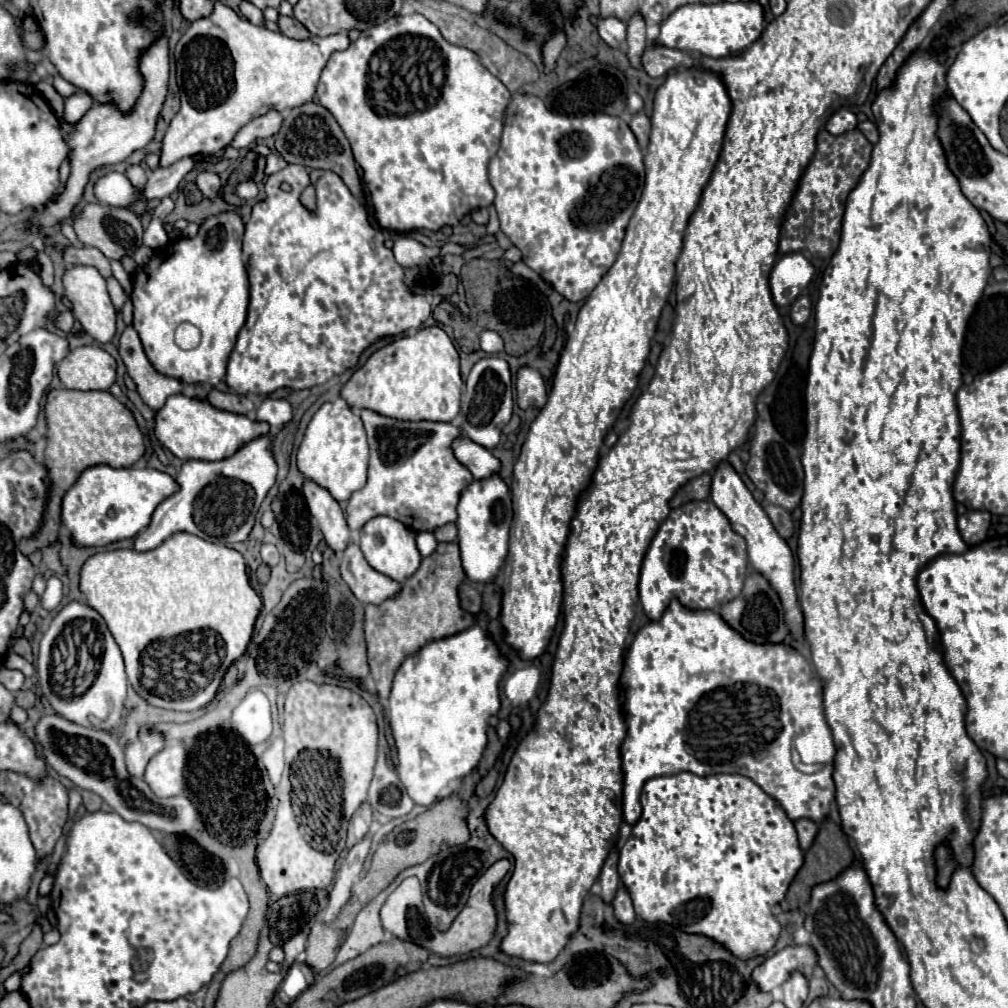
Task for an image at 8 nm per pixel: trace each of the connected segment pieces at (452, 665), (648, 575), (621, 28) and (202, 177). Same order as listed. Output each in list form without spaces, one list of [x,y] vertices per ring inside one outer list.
[[[479,625],[429,641],[405,657],[389,695],[389,725],[397,745],[397,773],[415,803],[433,805],[451,781],[477,767],[487,747],[487,721],[501,709],[499,681],[507,667],[509,659]]]
[[[711,499],[689,501],[669,513],[657,529],[643,559],[639,599],[649,619],[657,621],[667,609],[671,597],[677,597],[689,609],[719,609],[719,605],[741,593],[749,561],[745,539],[731,529],[729,519]]]
[[[599,17],[599,19],[595,19],[595,23],[597,23],[601,39],[613,49],[621,49],[621,45],[627,39],[625,23],[621,23],[619,19],[613,19],[613,17],[609,17],[609,19],[601,19]]]
[[[209,171],[199,173],[199,177],[197,177],[197,187],[199,187],[199,191],[203,193],[203,197],[215,199],[215,197],[219,195],[219,189],[221,189],[219,175],[217,175],[217,173],[209,173]]]

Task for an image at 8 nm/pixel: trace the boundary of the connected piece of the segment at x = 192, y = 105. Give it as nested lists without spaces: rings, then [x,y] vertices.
[[[213,1],[213,5],[211,17],[193,21],[175,45],[181,109],[163,137],[159,167],[197,153],[215,153],[251,119],[271,113],[271,109],[285,113],[311,101],[331,53],[343,51],[351,43],[345,33],[305,41],[289,39],[241,19],[221,1]]]

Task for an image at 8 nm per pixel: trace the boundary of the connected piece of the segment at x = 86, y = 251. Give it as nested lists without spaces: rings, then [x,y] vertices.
[[[69,247],[69,249],[65,249],[65,261],[69,265],[91,265],[91,267],[97,267],[97,271],[105,279],[111,277],[109,259],[99,249],[93,249],[93,247]]]

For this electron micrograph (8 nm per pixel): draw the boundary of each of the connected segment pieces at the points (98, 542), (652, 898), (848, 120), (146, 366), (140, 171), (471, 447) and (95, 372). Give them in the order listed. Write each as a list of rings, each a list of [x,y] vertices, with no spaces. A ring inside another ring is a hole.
[[[95,465],[85,469],[65,493],[61,523],[71,531],[75,547],[105,547],[113,541],[135,537],[149,525],[155,507],[175,491],[175,479],[155,469],[113,469],[109,465]],[[111,509],[115,517],[109,517]]]
[[[677,773],[677,775],[649,779],[645,783],[645,787],[643,787],[643,793],[641,793],[641,807],[643,807],[643,813],[641,813],[639,821],[633,825],[633,835],[623,843],[623,847],[619,851],[621,883],[631,893],[631,899],[633,899],[633,905],[635,905],[635,913],[641,919],[651,921],[651,923],[663,921],[663,923],[669,923],[669,925],[673,925],[677,929],[687,931],[687,933],[707,935],[707,937],[715,939],[717,943],[723,943],[739,959],[749,959],[749,957],[755,957],[755,955],[771,951],[775,941],[777,941],[777,937],[779,937],[779,931],[781,931],[781,925],[771,915],[771,907],[785,899],[785,893],[787,893],[795,873],[803,865],[803,851],[799,849],[799,843],[797,843],[795,825],[785,815],[785,811],[757,783],[753,783],[745,775],[709,775],[709,777],[699,777],[699,775],[693,775],[693,773]]]
[[[839,109],[835,111],[827,123],[825,123],[825,129],[831,133],[831,135],[841,135],[845,131],[851,131],[857,127],[857,117],[849,111],[849,109]]]
[[[125,327],[125,331],[121,333],[119,355],[127,367],[129,377],[135,381],[141,399],[153,411],[161,409],[169,395],[181,391],[181,381],[177,381],[173,377],[165,377],[153,369],[153,365],[149,363],[145,351],[141,347],[139,335],[133,327]]]
[[[135,165],[135,167],[129,167],[127,169],[127,177],[131,181],[131,185],[137,189],[137,191],[143,191],[145,189],[145,183],[147,183],[147,173],[143,167]]]
[[[459,435],[451,443],[451,451],[461,465],[465,465],[475,479],[485,479],[491,473],[499,471],[499,461],[481,445],[471,441],[467,435]]]
[[[99,345],[77,347],[59,361],[57,375],[67,389],[107,391],[115,383],[115,359]]]

